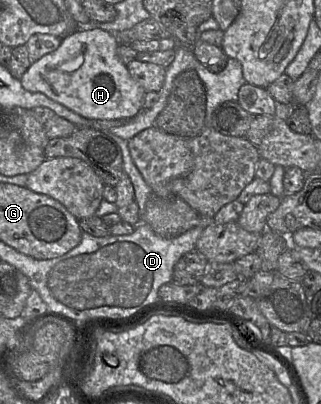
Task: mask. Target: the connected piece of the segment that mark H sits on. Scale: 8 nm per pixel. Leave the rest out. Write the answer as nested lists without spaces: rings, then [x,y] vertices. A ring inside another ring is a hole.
[[[100,28],[77,29],[63,37],[55,51],[30,65],[20,80],[22,87],[42,93],[86,119],[132,119],[142,111],[146,92],[118,58],[118,45],[115,34],[111,32]]]

